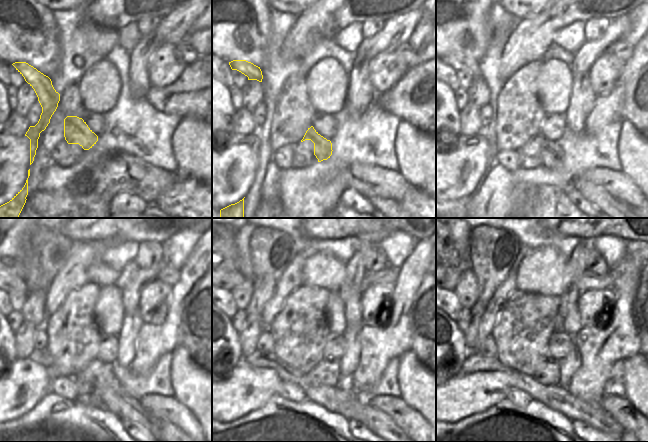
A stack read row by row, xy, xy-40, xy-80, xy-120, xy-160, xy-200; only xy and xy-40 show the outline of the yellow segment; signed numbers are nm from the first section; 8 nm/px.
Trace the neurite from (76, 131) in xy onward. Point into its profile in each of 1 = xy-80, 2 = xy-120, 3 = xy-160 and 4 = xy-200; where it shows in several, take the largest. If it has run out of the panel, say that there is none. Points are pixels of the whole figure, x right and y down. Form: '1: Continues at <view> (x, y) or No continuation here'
1: Continues at xy-80 (553, 157)
2: Continues at xy-120 (108, 396)
3: Continues at xy-160 (341, 399)
4: Continues at xy-200 (558, 398)

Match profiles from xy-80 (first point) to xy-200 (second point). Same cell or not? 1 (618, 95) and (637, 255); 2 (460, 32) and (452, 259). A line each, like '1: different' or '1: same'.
1: different
2: same

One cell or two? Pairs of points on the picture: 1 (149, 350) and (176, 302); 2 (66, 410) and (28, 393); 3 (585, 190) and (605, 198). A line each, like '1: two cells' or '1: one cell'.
1: one cell
2: two cells
3: one cell

